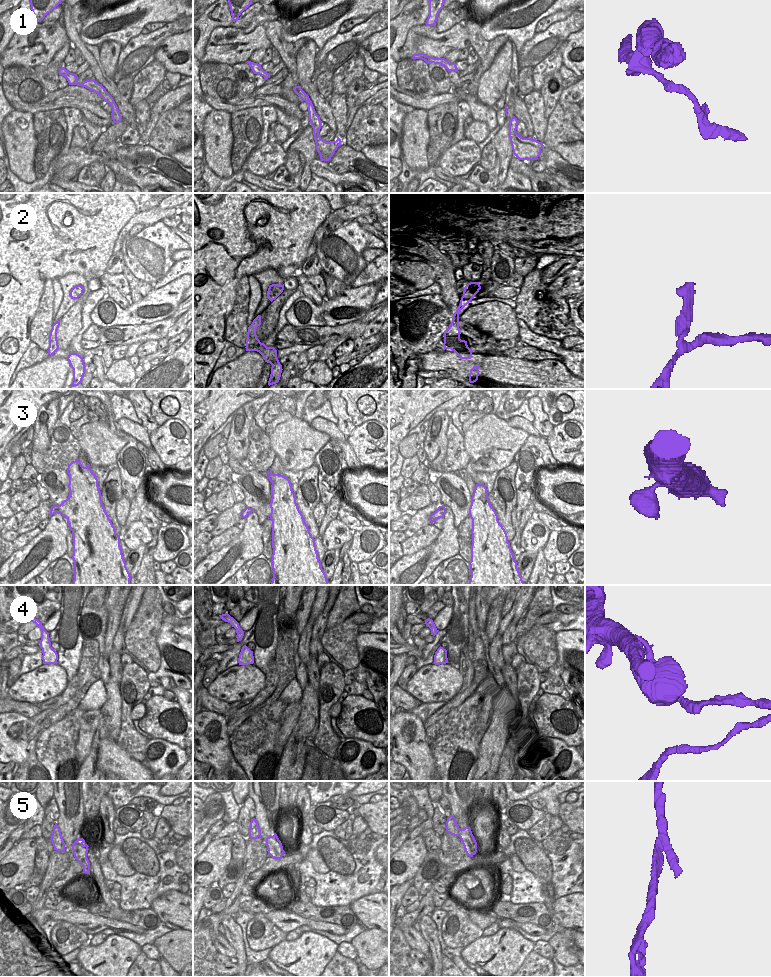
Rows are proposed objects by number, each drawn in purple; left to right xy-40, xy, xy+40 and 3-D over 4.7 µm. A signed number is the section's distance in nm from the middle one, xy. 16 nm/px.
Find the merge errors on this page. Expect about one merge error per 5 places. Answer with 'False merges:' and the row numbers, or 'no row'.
False merges: 1, 4, 5

